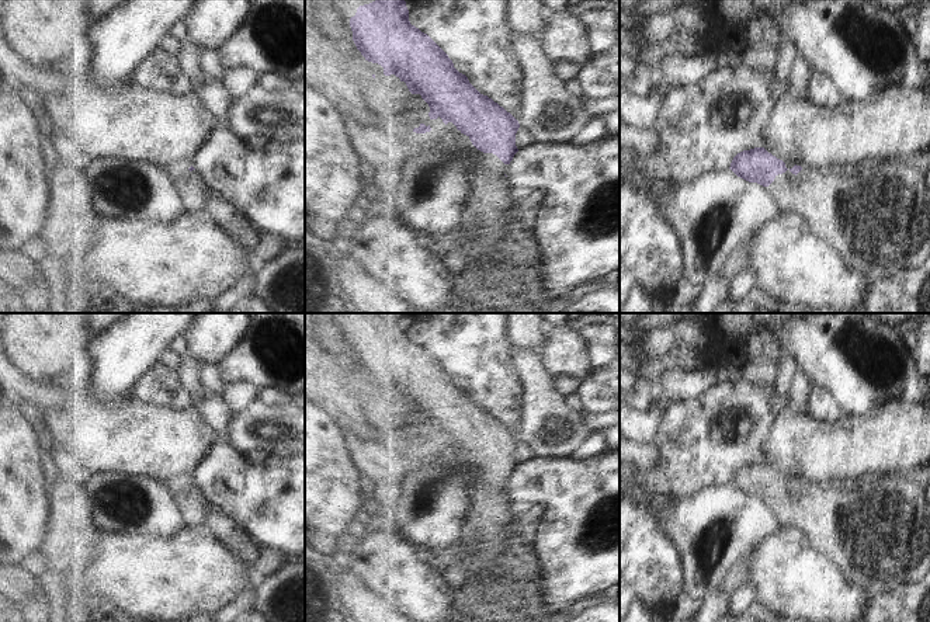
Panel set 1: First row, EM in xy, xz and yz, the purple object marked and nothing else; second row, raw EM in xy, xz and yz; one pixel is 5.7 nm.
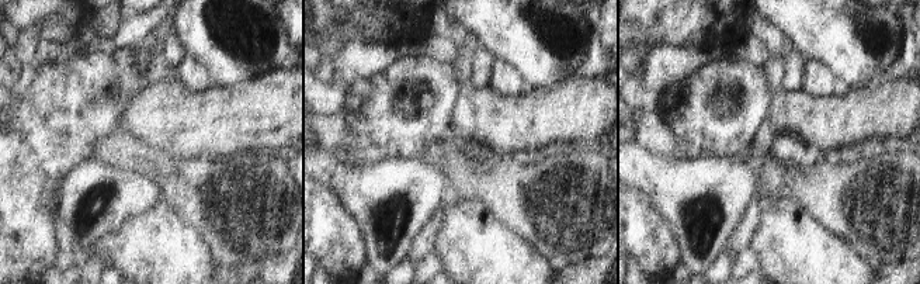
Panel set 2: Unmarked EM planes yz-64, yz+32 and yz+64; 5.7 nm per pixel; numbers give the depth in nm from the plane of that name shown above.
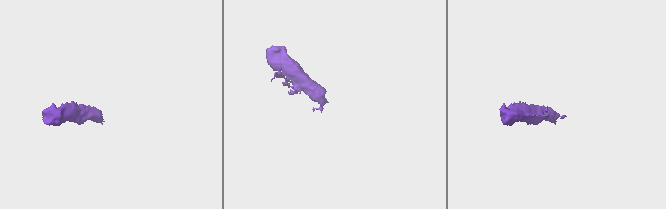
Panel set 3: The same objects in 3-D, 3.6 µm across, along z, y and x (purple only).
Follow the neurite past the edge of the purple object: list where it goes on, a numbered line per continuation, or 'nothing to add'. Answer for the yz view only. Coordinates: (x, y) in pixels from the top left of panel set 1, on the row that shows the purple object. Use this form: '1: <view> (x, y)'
1: yz (878, 221)

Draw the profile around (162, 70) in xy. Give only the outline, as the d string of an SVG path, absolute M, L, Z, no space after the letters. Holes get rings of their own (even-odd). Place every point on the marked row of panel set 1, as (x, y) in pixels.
M156 49L140 67L133 81L149 90L185 95L194 91L191 80L183 72L178 56Z

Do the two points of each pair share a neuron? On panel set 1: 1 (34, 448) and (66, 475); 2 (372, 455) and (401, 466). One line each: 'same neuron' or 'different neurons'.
1: different neurons
2: same neuron

